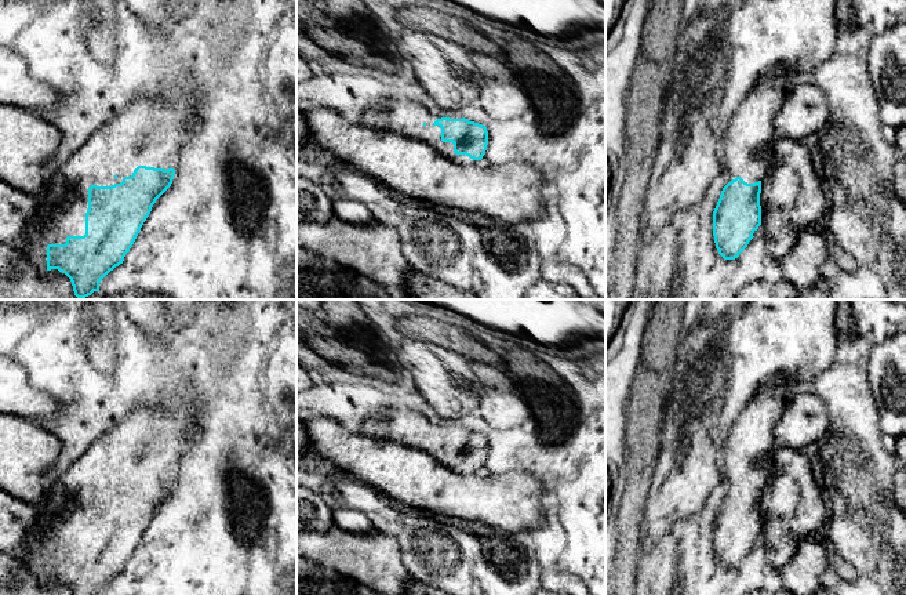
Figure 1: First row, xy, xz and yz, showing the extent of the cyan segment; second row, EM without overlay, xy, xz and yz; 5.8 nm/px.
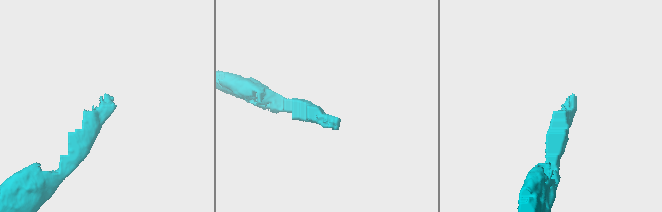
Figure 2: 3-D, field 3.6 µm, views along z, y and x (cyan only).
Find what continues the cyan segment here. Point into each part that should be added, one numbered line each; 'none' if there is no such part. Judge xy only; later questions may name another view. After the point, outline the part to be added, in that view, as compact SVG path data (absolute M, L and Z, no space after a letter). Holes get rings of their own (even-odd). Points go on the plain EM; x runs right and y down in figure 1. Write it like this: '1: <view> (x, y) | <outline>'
1: xy (150, 441) | M192 392L182 395L172 407L138 406L125 414L112 429L99 438L68 471L52 485L48 496L39 505L36 529L30 533L28 548L18 555L25 567L39 580L47 580L47 555L65 554L68 545L85 544L88 497L112 496L131 486L138 475L178 479L183 454L193 435L200 428L200 409Z

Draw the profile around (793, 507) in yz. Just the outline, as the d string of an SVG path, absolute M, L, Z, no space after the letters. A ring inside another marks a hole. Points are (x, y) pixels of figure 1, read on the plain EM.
M779 446L774 450L772 460L769 478L761 489L760 515L767 563L778 572L793 556L801 540L823 531L829 507L814 479L809 461L798 450Z

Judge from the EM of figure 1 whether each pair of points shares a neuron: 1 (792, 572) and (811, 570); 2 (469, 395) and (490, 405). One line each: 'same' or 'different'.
1: same
2: different

